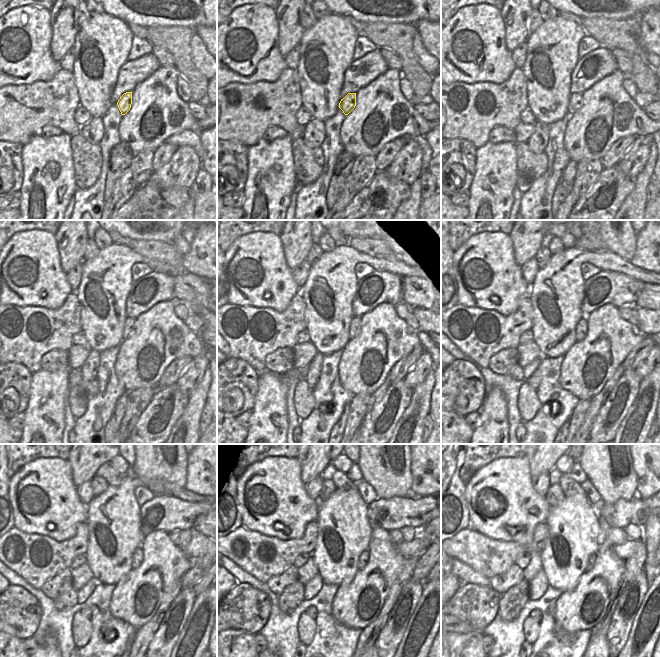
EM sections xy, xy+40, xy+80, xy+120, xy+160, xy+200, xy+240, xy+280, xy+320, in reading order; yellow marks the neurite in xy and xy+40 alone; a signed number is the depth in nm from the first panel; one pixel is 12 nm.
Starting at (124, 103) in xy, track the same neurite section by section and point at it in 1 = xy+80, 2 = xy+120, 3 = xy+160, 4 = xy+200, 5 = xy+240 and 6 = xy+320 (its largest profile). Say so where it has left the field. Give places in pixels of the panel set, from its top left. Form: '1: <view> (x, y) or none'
1: xy+80 (576, 101)
2: xy+120 (129, 325)
3: xy+160 (355, 323)
4: xy+200 (581, 328)
5: xy+240 (137, 558)
6: xy+320 (591, 561)

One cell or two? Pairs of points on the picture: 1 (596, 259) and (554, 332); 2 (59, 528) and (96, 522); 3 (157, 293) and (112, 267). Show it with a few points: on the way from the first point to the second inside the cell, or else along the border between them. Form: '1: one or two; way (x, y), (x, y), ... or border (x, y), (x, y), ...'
1: one; way (574, 266), (563, 277), (563, 311)
2: two; border (88, 504), (85, 521)
3: two; border (133, 282), (125, 304)

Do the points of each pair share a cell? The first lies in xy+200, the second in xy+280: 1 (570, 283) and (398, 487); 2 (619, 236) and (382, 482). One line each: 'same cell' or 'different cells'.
1: different cells
2: same cell

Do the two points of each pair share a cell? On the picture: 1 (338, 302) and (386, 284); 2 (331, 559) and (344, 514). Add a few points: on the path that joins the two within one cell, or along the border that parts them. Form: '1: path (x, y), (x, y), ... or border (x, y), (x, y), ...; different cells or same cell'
1: border (358, 281), (352, 301), (353, 316); different cells
2: path (340, 548), (344, 544), (344, 525); same cell

